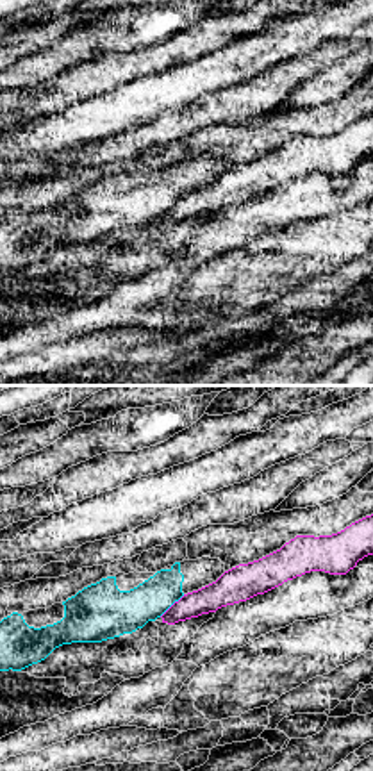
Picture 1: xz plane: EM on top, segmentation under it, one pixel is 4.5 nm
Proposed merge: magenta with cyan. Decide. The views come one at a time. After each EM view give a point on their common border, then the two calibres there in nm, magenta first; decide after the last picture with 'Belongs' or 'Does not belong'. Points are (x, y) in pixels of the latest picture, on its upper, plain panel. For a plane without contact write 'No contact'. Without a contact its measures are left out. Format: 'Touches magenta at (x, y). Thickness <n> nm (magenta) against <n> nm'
Touches magenta at (174, 204). Thickness 140 nm (magenta) against 190 nm

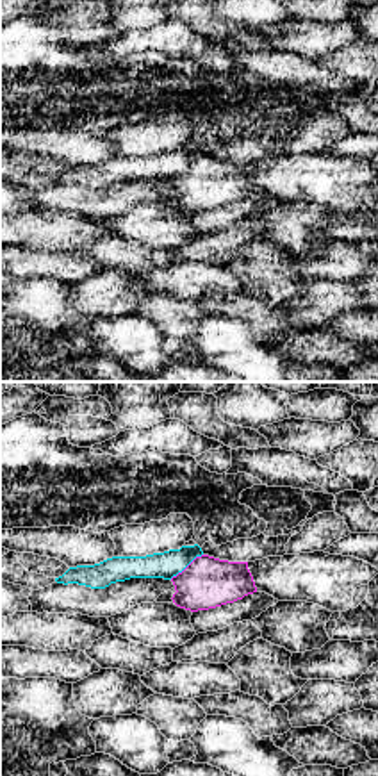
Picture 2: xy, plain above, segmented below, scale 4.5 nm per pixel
Touches magenta at (188, 166). Thickness 240 nm (magenta) against 120 nm

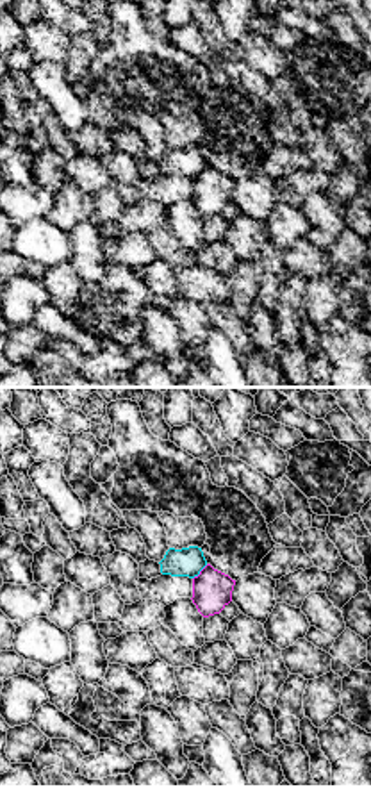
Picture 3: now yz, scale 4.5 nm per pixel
Touches magenta at (200, 172). Thickness 180 nm (magenta) against 130 nm

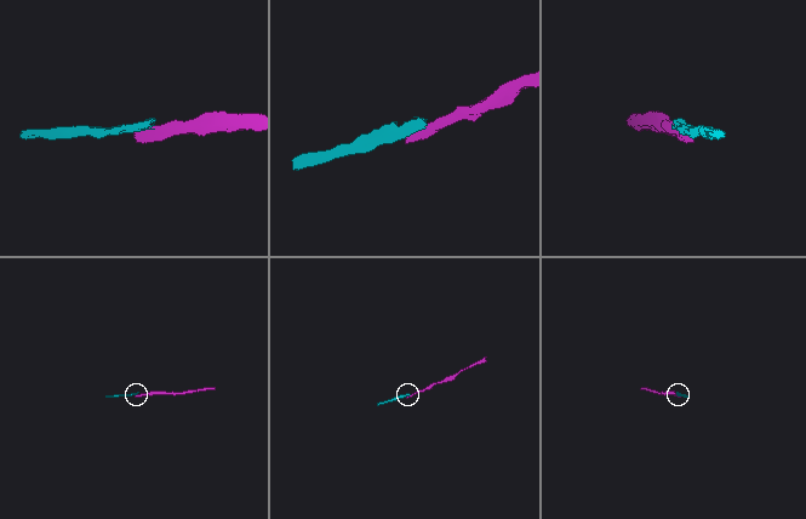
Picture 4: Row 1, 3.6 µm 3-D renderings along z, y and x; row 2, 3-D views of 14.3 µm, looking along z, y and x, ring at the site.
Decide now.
Does not belong

